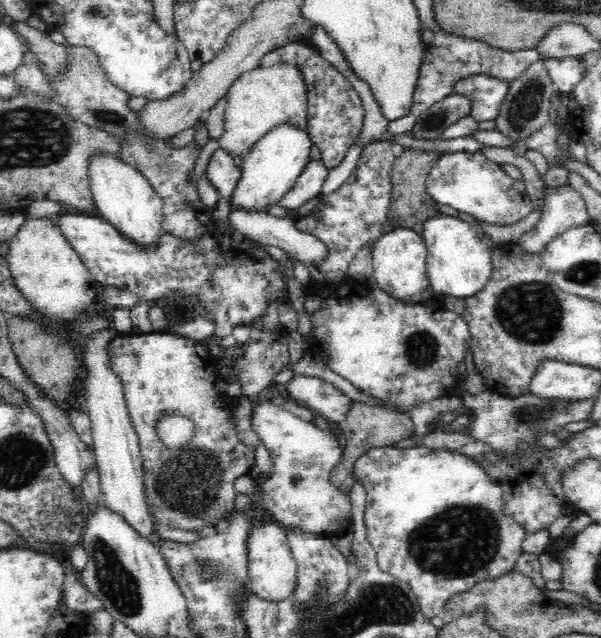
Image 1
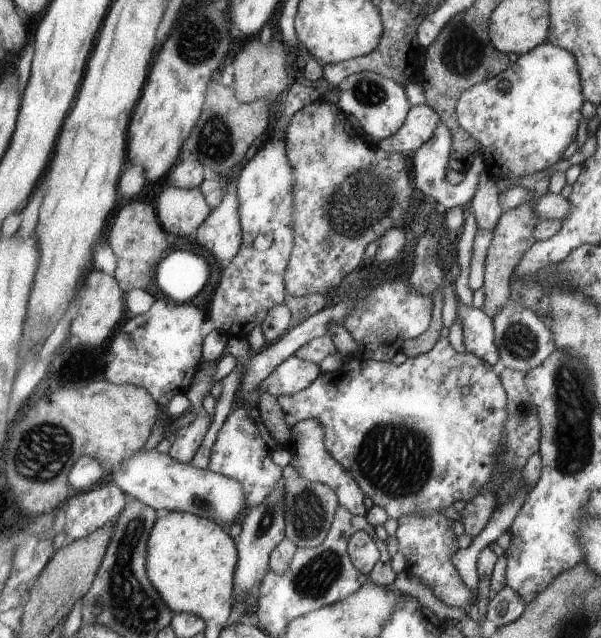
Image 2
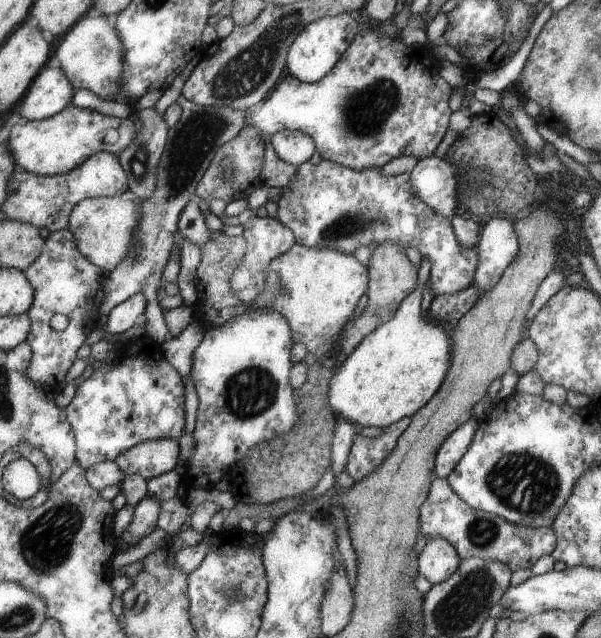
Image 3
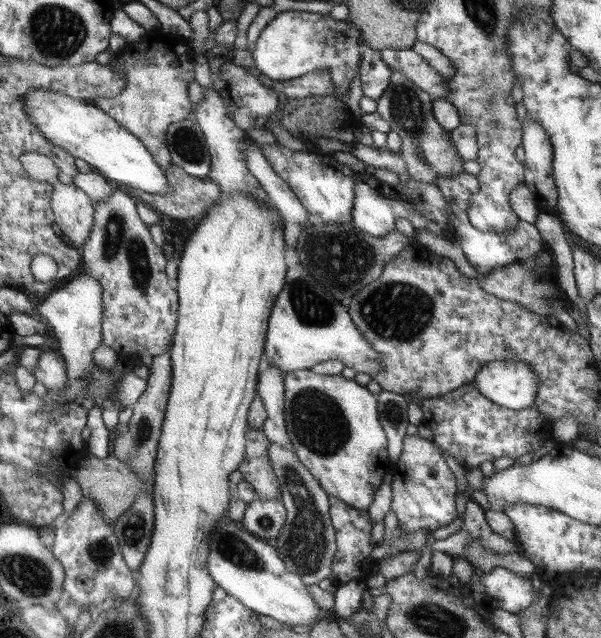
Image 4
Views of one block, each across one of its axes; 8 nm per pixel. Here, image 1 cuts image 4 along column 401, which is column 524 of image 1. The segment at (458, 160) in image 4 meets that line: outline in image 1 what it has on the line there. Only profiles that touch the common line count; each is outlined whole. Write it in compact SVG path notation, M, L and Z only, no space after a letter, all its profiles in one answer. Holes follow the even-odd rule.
M544 61L533 62L522 76L511 80L511 87L508 88L507 98L500 106L499 115L496 116L496 130L513 140L513 146L509 147L519 156L525 156L528 151L522 147L522 142L532 134L538 132L549 120L550 98L556 91L555 84L552 82L548 69L544 67Z

